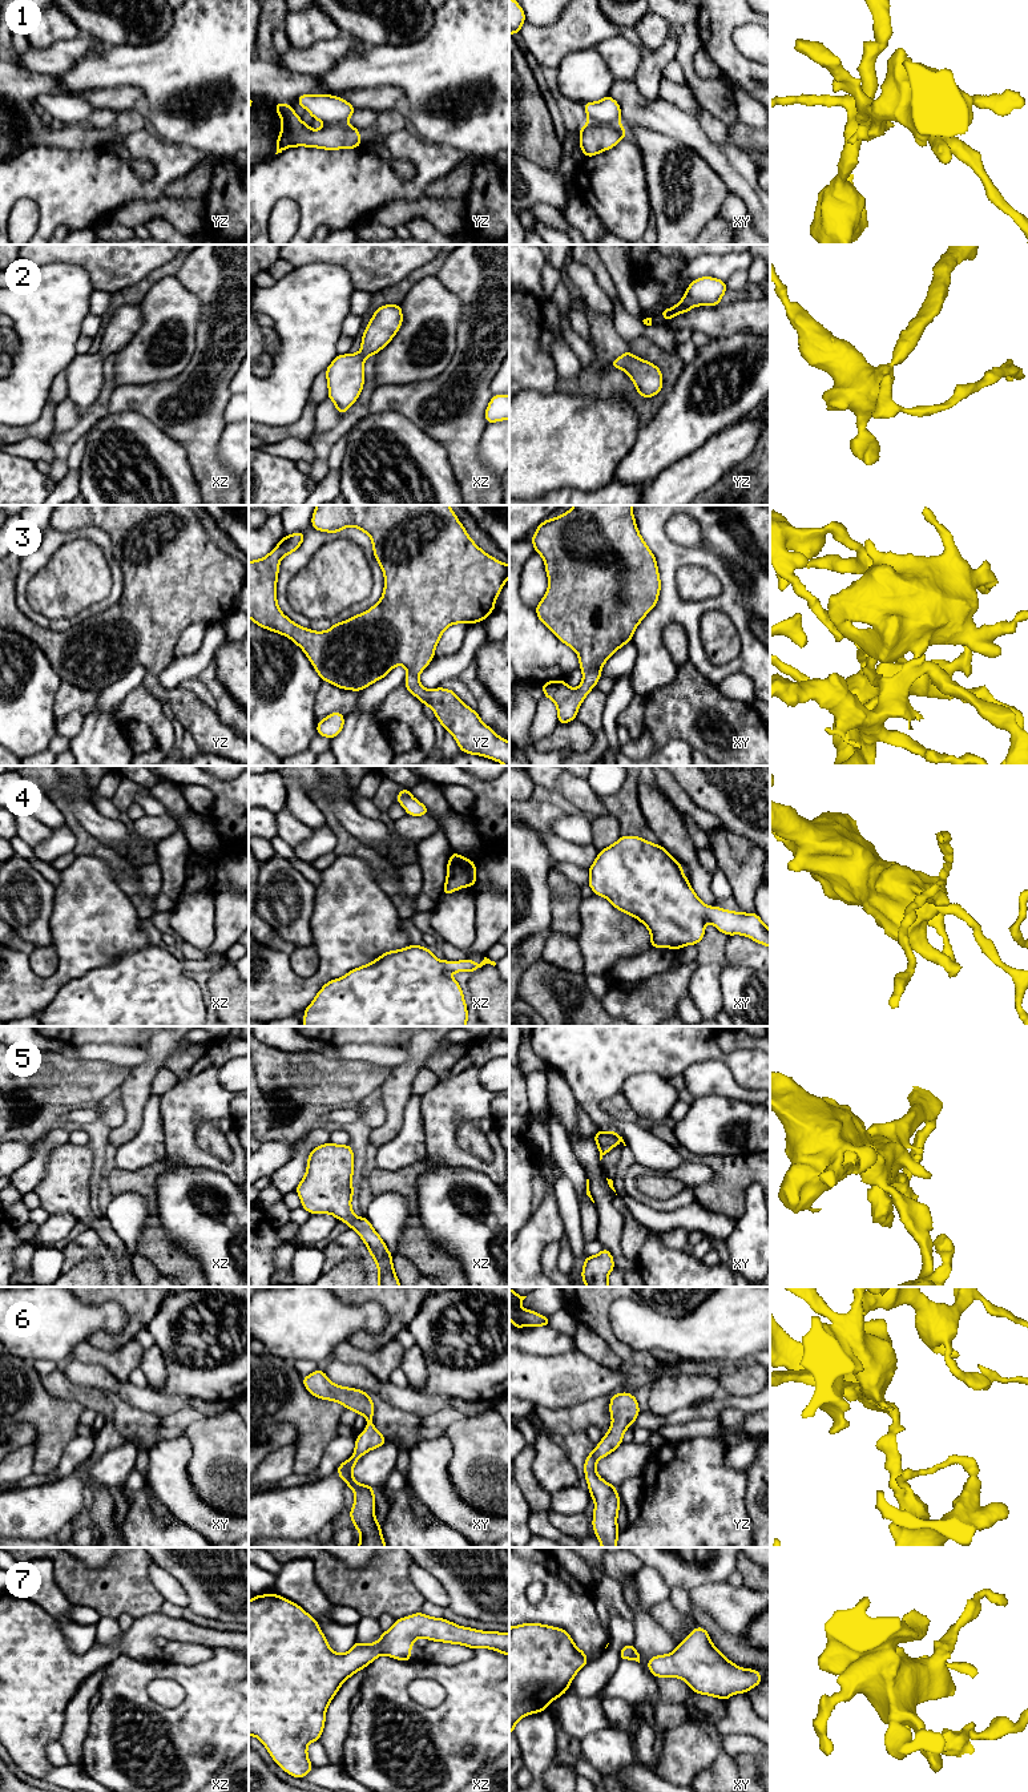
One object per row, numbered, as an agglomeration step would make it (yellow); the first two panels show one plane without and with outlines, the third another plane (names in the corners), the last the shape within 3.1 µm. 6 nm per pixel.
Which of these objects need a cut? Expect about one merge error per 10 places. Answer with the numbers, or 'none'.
1

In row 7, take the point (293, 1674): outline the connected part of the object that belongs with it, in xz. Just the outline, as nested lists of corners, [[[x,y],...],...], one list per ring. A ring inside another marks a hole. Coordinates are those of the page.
[[[275,1593],[249,1601],[249,1735],[258,1737],[273,1760],[289,1775],[303,1779],[314,1765],[307,1745],[319,1741],[326,1710],[339,1687],[379,1655],[408,1662],[416,1638],[463,1644],[472,1650],[491,1648],[509,1656],[509,1634],[461,1627],[444,1618],[416,1613],[396,1619],[376,1643],[355,1642],[346,1654],[336,1654],[317,1619],[297,1603]]]

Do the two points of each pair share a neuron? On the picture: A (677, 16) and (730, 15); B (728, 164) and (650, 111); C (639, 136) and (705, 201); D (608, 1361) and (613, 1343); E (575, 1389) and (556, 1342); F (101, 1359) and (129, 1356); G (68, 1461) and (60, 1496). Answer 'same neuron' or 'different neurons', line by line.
A: different neurons
B: same neuron
C: same neuron
D: different neurons
E: different neurons
F: same neuron
G: different neurons

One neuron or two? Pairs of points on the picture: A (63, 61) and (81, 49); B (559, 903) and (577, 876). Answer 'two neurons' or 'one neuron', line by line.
A: one neuron
B: two neurons

